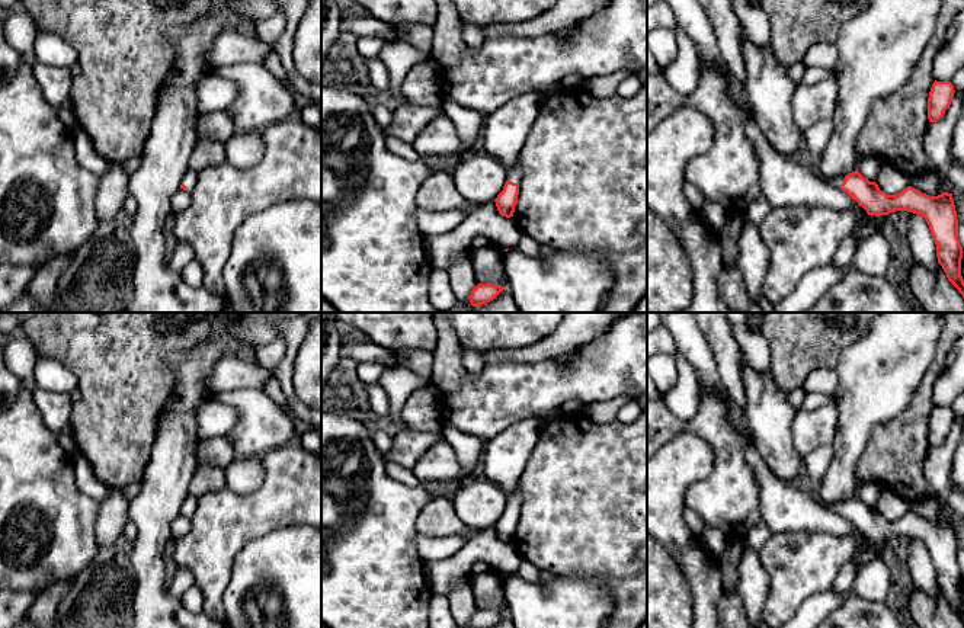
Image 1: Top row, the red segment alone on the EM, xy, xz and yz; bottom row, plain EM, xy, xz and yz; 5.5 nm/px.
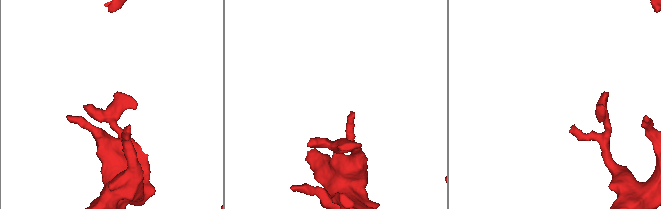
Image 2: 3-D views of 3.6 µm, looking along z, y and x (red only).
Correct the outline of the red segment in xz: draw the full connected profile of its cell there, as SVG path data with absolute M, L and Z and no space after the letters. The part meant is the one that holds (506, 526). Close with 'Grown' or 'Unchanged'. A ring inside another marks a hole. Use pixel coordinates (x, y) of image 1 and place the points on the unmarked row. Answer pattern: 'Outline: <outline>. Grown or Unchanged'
Outline: M519 484L513 494L507 500L507 506L503 512L503 516L494 525L497 536L502 542L513 542L515 532L518 529L519 509L522 504L522 493Z. Grown

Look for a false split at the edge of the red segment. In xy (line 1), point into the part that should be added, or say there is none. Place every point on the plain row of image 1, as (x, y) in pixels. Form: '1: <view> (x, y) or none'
1: xy (191, 503)

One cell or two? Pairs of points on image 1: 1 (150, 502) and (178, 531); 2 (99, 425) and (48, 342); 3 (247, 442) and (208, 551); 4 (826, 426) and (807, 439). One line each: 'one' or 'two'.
1: two
2: one
3: two
4: one

